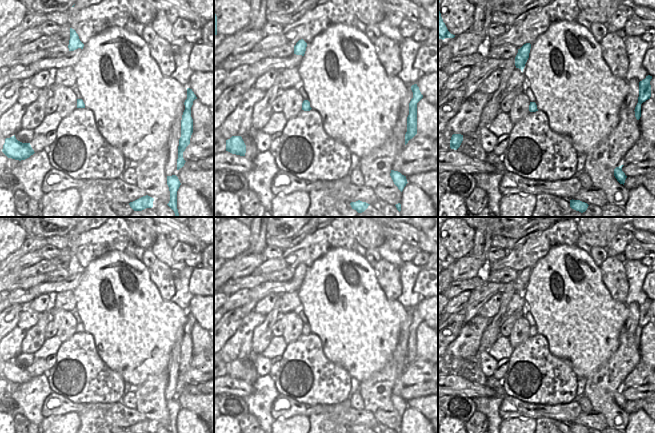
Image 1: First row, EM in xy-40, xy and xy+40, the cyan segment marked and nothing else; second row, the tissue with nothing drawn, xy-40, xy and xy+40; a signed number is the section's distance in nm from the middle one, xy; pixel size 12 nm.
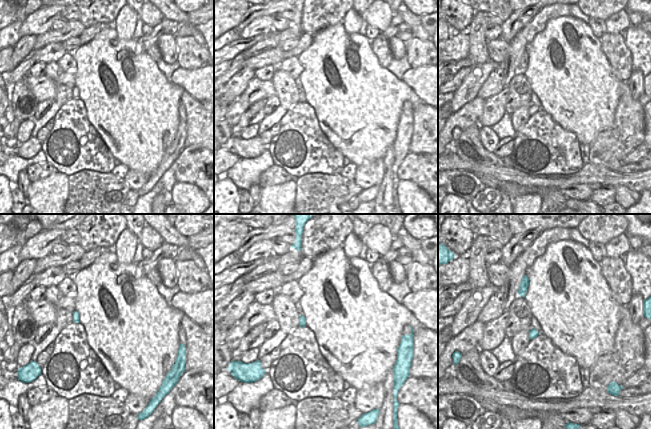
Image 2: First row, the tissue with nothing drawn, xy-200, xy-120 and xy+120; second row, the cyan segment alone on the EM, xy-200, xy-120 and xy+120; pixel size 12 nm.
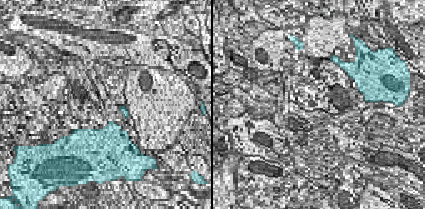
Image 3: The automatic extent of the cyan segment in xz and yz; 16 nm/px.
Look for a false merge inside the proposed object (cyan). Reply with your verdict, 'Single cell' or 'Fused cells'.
Single cell

